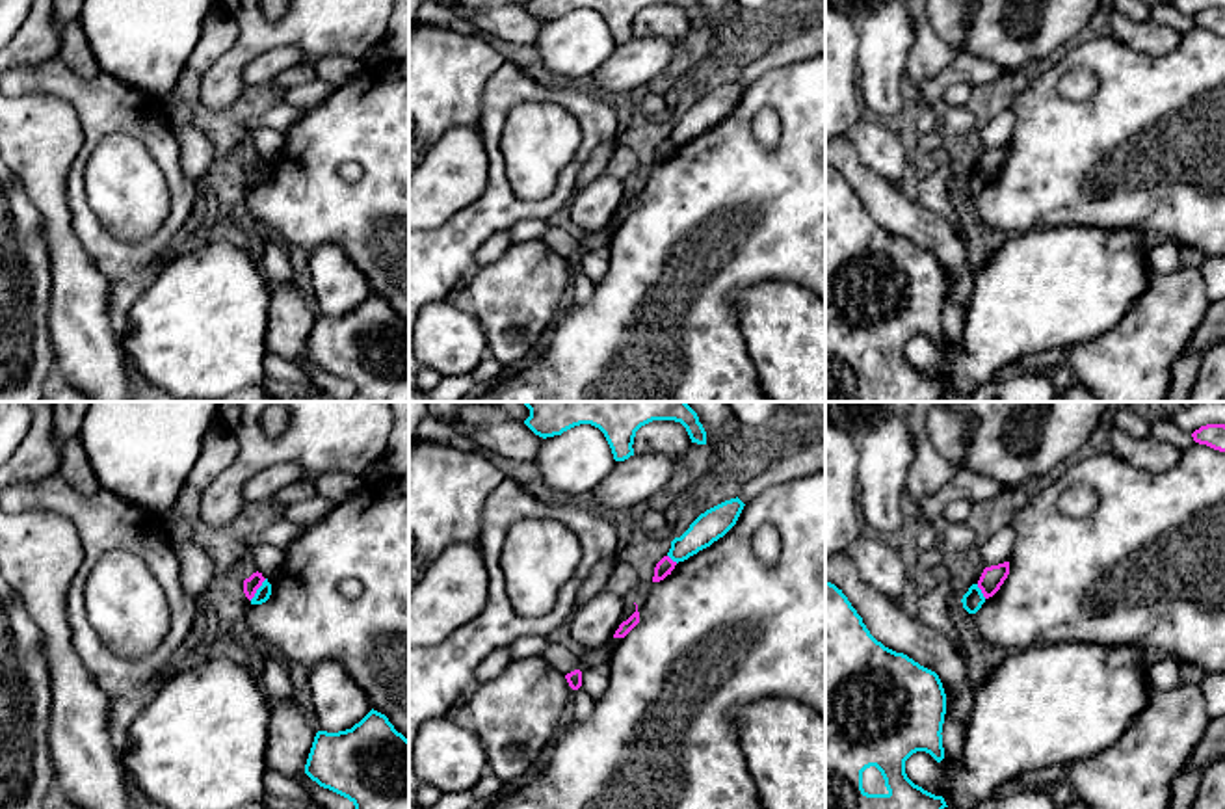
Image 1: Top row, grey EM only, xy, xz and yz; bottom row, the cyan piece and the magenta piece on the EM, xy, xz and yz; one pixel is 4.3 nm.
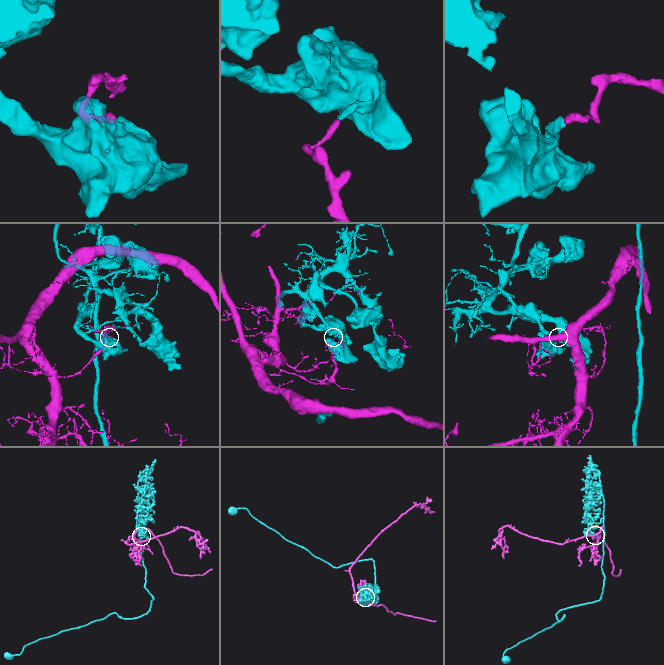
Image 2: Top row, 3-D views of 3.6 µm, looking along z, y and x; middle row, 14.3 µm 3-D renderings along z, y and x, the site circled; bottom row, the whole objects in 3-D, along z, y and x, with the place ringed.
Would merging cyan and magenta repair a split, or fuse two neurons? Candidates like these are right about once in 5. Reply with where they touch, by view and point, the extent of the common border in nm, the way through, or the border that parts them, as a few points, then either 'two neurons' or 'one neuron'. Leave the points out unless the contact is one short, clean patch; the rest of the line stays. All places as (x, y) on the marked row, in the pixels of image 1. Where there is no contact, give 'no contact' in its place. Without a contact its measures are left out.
contact xy (257, 590); length 120 nm; border xy (266, 579), (250, 599); two neurons

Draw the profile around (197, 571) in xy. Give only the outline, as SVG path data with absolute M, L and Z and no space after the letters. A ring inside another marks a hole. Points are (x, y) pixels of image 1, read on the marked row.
M171 539L171 545L180 562L180 586L182 590L201 599L210 584L216 580L216 565L193 541Z

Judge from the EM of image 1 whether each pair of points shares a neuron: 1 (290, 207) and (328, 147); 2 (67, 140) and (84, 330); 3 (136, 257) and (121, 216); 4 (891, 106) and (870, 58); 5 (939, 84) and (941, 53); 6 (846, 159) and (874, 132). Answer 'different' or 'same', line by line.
1: same
2: same
3: different
4: same
5: different
6: different

